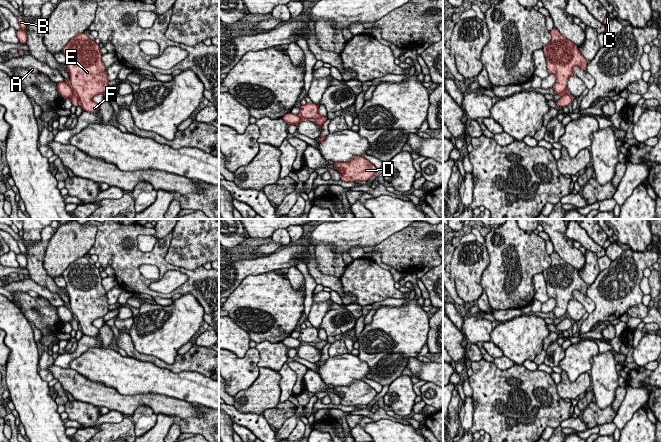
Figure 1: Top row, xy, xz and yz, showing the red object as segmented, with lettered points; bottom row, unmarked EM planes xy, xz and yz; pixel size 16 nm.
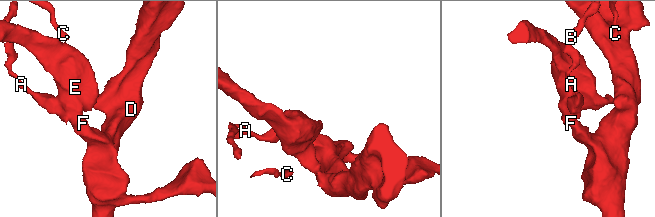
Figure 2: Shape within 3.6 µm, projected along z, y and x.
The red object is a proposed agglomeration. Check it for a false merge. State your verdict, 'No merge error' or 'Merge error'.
Merge error

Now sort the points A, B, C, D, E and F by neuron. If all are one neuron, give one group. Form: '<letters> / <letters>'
A B C / D E F

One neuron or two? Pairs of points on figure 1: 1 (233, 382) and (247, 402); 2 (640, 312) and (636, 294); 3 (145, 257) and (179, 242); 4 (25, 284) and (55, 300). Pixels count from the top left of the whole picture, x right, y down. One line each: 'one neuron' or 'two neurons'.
1: two neurons
2: two neurons
3: two neurons
4: one neuron

